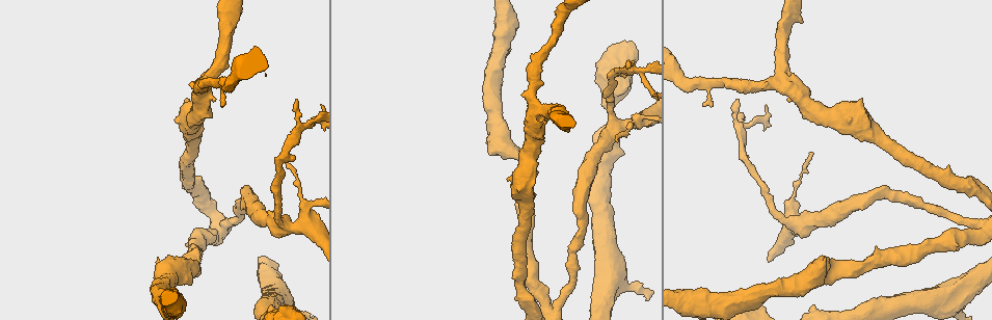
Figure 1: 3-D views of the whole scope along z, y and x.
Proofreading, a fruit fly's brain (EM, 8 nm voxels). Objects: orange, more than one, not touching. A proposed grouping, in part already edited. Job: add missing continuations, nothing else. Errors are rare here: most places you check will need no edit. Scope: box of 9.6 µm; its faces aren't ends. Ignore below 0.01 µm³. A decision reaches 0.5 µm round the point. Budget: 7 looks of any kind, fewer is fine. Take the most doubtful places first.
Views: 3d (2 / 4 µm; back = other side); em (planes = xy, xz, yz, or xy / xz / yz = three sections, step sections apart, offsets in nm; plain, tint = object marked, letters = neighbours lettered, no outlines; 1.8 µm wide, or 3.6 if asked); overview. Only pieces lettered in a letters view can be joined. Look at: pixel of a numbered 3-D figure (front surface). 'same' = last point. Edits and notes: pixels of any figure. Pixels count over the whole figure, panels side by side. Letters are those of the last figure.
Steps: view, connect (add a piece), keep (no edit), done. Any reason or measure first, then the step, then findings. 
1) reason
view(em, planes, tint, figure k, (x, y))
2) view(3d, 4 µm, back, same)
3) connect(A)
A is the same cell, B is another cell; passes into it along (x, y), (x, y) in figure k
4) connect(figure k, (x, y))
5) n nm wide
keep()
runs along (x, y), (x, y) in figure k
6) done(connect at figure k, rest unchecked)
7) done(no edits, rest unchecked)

free end
view(3d, 2 µm, figure 1, (738, 101))

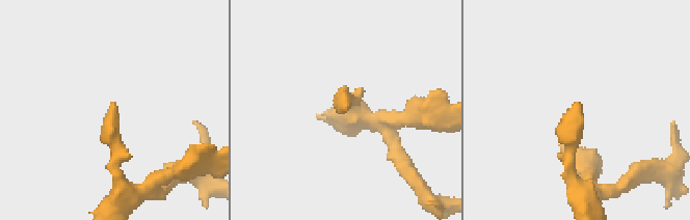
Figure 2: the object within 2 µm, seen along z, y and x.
now the EM
view(em, planes, letters, figure 2, (578, 106))

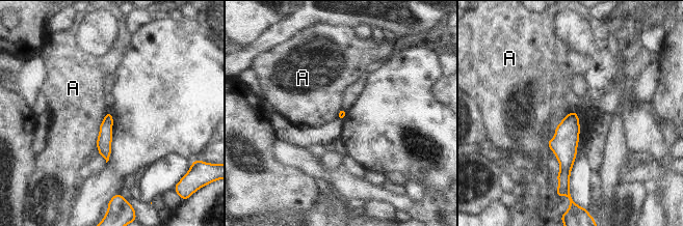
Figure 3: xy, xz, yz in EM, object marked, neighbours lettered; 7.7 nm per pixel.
keep()
A is another cell; border along (108, 111), (100, 125), (97, 146) in figure 3; none of them fits

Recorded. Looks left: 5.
branch stops here
view(3d, 4 µm, figure 1, (221, 107))

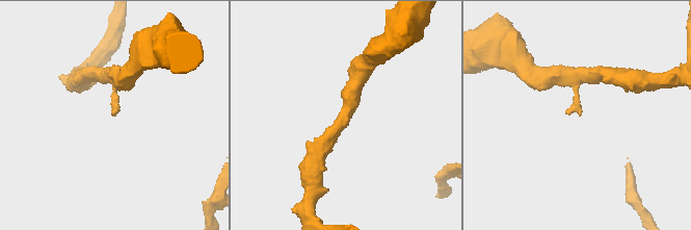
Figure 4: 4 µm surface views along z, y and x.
now the EM
view(em, planes, letters, figure 4, (114, 116))

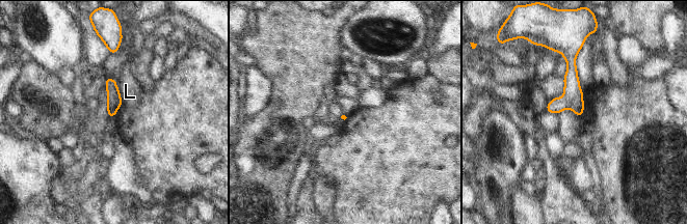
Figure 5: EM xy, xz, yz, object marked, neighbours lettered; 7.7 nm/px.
keep()
L is another cell; border along (117, 87), (122, 105) in figure 5; no lettered piece goes on from it

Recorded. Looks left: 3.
sudden change in width
view(3d, 4 µm, back, figure 1, (633, 123))

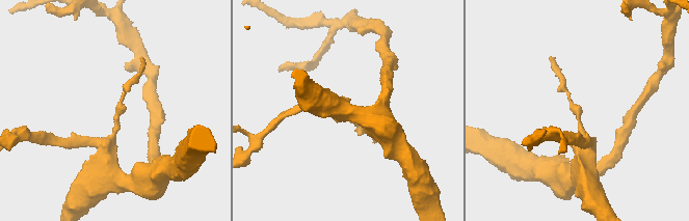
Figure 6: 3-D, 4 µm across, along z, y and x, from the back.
need the tissue
view(em, yz, step 4, tint, figure 6, (580, 119))

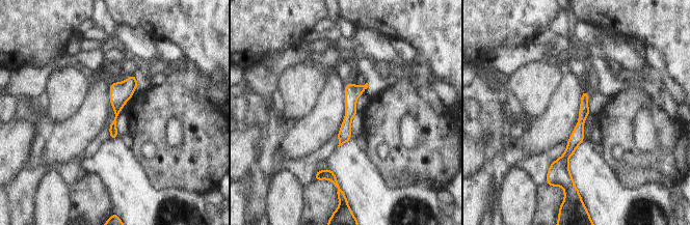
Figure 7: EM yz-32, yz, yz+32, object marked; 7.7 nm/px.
what lies round it
view(em, yz, step 4, letters, same)

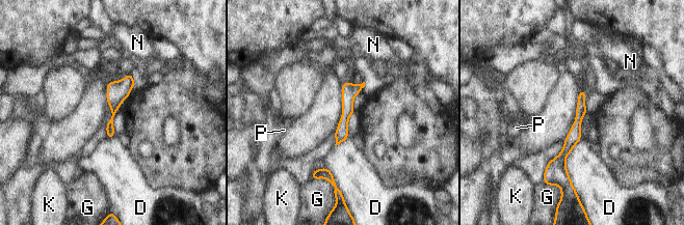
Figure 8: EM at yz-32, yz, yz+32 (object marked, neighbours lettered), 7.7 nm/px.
90 nm wide
keep()
D, G, K, N and P are other cells; border along (314, 178), (325, 178), (331, 184) in figure 8; none of them fits

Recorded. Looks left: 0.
done(no edits, rest unchecked)

